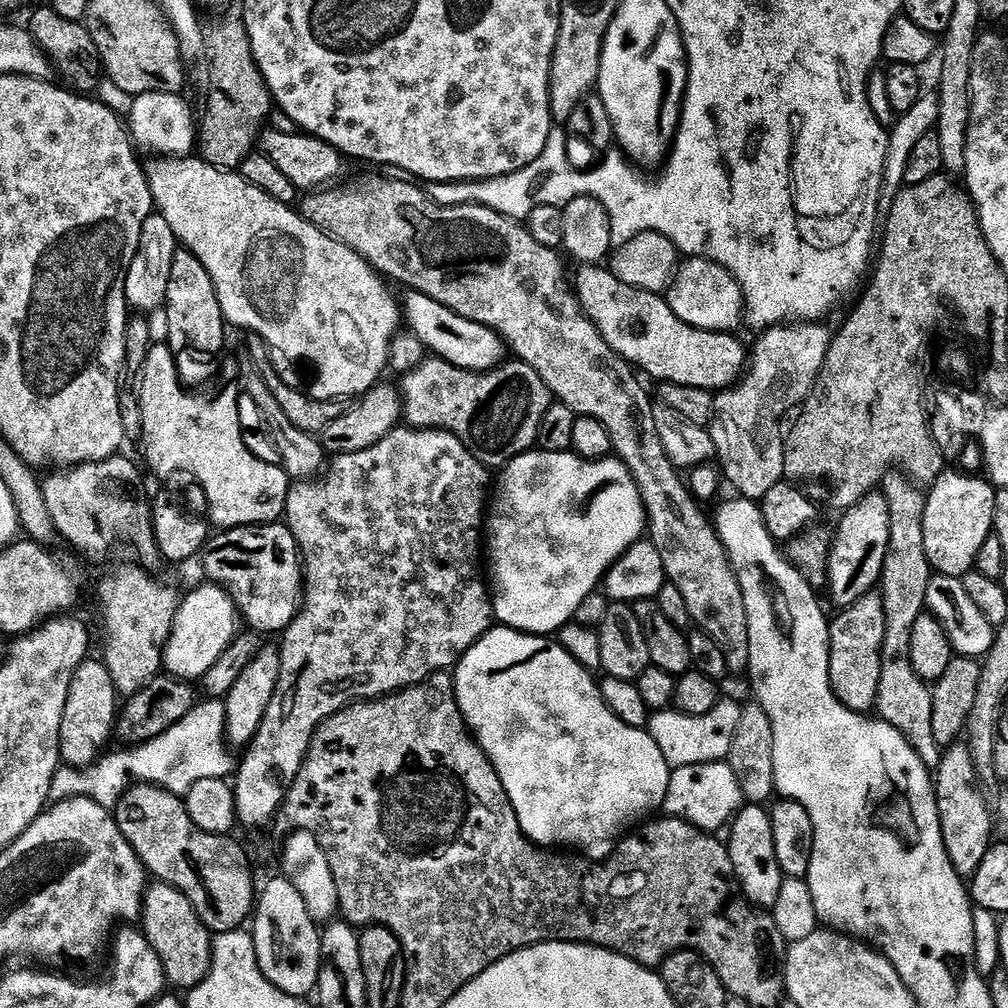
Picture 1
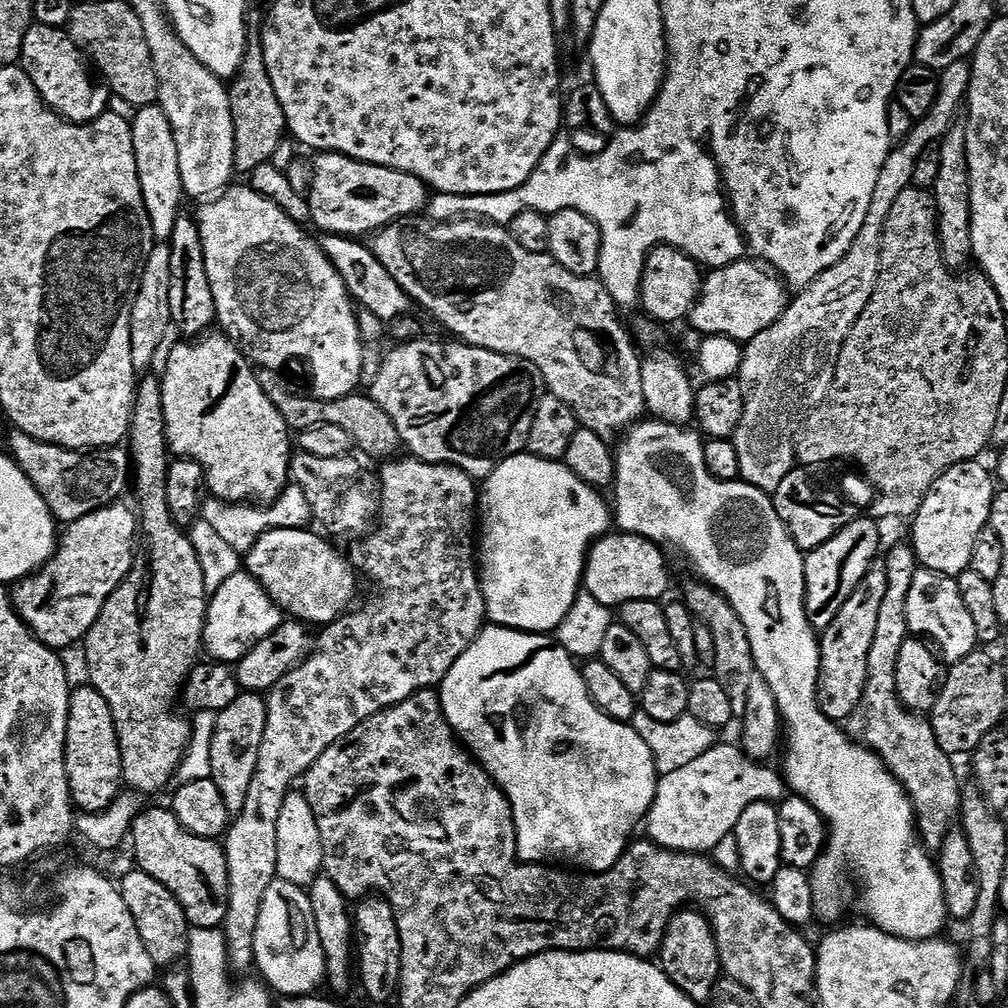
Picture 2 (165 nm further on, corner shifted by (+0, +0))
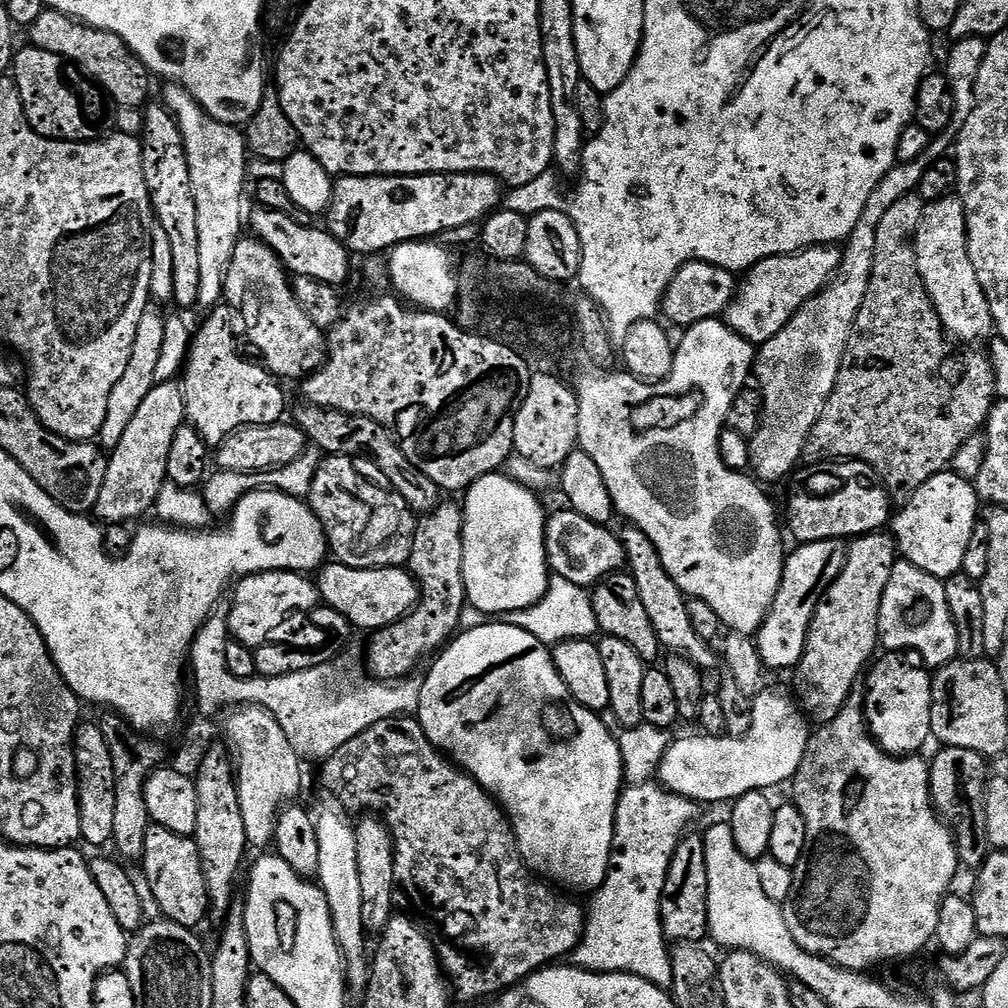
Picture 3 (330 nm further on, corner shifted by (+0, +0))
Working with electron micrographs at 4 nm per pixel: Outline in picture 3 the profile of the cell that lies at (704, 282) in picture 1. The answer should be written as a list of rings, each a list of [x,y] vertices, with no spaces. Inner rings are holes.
[[[817,246],[806,248],[802,252],[793,252],[790,256],[771,256],[758,261],[753,268],[747,269],[743,273],[736,289],[736,296],[724,312],[723,319],[728,327],[734,329],[743,340],[750,341],[754,346],[764,344],[770,338],[774,338],[774,334],[778,334],[778,330],[782,330],[786,326],[786,322],[790,322],[790,318],[794,318],[796,311],[810,297],[817,296],[828,285],[828,281],[835,276],[841,259],[842,252],[839,247]]]

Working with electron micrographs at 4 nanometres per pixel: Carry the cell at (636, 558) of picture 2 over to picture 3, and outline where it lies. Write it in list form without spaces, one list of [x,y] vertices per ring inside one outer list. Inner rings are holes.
[[[569,508],[551,513],[545,528],[549,569],[585,589],[595,587],[600,580],[621,571],[627,563],[624,544],[615,531],[610,531],[609,527],[590,522]]]

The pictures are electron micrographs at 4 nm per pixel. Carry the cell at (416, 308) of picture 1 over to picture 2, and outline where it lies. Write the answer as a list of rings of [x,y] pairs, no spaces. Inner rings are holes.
[[[324,234],[321,237],[318,240],[320,249],[328,255],[328,261],[342,278],[349,296],[360,308],[370,310],[370,314],[374,314],[385,322],[391,322],[407,314],[408,307],[410,307],[407,294],[402,290],[402,286],[398,286],[398,282],[394,282],[386,266],[378,262],[378,258],[372,253],[367,243],[351,236]]]

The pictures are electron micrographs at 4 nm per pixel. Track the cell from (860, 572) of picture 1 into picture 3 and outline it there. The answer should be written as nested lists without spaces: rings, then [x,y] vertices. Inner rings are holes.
[[[819,540],[813,544],[800,544],[793,552],[791,549],[787,553],[778,594],[762,622],[760,631],[754,636],[765,669],[794,670],[800,664],[816,607],[834,582],[834,578],[838,578],[838,574],[842,572],[847,557],[848,544],[844,540]]]

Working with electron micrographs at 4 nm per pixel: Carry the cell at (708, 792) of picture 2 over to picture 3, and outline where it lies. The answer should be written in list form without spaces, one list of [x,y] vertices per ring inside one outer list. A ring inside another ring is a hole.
[[[656,782],[633,784],[625,787],[620,794],[614,822],[614,842],[608,863],[608,873],[602,887],[591,897],[592,905],[587,905],[584,922],[584,936],[570,960],[575,967],[591,972],[625,972],[638,978],[646,978],[654,986],[668,990],[672,986],[672,954],[669,941],[660,921],[660,899],[666,874],[670,870],[670,858],[678,846],[680,837],[689,831],[688,823],[696,816],[698,805],[669,792]]]

